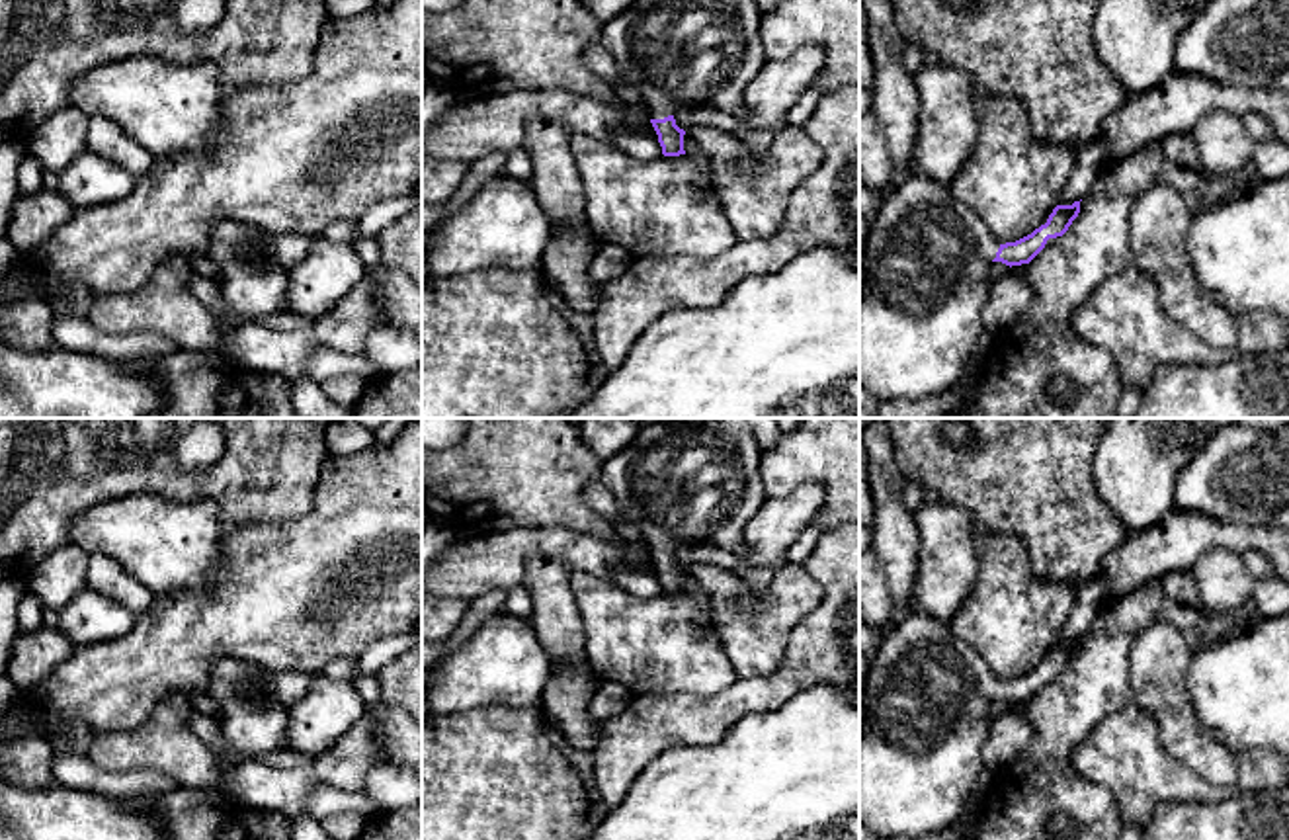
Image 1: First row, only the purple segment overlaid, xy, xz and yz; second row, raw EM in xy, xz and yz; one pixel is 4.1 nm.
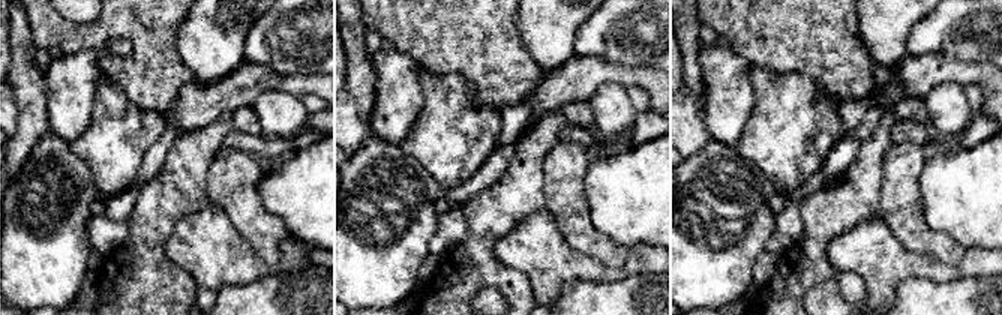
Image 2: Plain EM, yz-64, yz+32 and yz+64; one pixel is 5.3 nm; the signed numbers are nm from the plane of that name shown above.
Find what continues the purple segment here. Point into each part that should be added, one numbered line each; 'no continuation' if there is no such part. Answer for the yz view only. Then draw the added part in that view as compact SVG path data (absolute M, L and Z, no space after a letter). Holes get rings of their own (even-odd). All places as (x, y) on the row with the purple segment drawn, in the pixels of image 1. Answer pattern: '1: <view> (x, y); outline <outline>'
1: yz (926, 262); outline M916 172L881 199L869 225L859 293L859 387L881 402L939 397L967 381L977 340L984 332L980 309L992 285L988 266L1000 244L986 225L951 195L947 186Z

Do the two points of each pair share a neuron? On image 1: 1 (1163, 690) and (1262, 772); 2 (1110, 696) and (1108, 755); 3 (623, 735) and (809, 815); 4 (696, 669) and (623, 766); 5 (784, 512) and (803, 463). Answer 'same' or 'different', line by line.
1: different
2: different
3: different
4: different
5: different

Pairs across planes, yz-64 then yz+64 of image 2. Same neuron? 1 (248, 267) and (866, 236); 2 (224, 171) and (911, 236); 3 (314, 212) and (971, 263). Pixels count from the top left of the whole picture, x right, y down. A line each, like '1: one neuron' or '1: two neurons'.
1: one neuron
2: one neuron
3: two neurons

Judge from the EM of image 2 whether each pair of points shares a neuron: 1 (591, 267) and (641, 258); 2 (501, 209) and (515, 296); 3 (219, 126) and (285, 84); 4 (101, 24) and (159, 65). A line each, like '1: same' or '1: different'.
1: same
2: same
3: different
4: same

